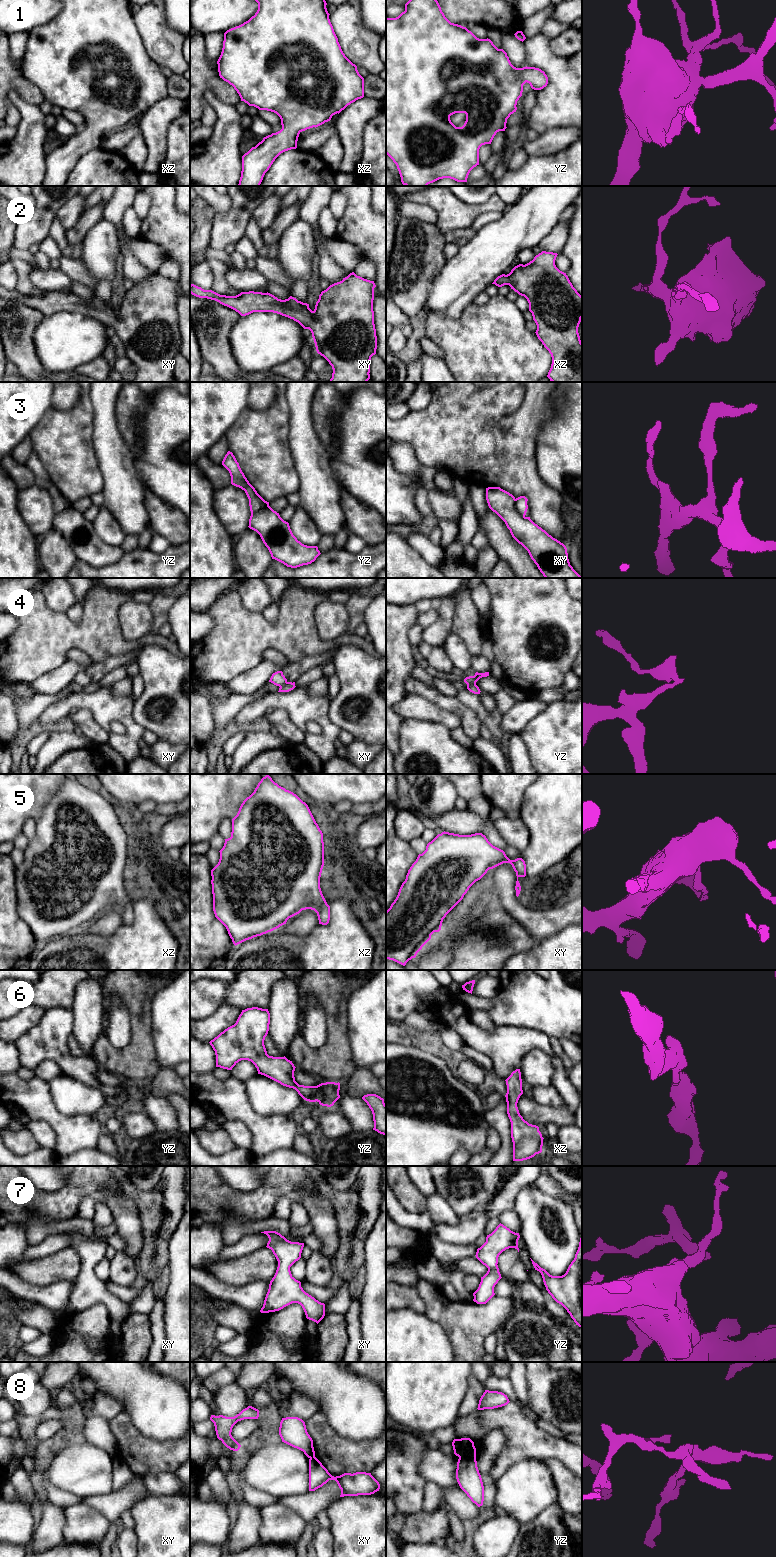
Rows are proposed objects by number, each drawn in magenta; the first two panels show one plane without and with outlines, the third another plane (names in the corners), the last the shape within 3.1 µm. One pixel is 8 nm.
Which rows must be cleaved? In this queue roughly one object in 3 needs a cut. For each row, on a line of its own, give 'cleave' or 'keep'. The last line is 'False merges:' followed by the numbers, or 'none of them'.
1: keep
2: keep
3: cleave
4: cleave
5: keep
6: keep
7: keep
8: cleave
False merges: 3, 4, 8

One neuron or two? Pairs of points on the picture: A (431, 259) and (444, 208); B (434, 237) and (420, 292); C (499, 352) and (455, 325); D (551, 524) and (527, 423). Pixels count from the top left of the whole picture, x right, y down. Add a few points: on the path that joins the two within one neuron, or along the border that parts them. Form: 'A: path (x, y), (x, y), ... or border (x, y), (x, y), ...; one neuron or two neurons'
A: border (435, 224), (444, 234); two neurons
B: path (420, 251), (420, 278); one neuron
C: path (488, 350), (474, 344), (466, 336); one neuron
D: path (543, 499), (525, 479), (525, 448); one neuron

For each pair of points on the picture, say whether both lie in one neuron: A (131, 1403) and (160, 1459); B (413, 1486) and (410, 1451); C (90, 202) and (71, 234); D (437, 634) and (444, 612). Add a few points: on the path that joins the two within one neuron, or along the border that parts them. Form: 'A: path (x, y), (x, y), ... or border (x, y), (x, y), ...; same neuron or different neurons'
A: border (131, 1422), (148, 1437), (156, 1440), (172, 1440); different neurons
B: path (410, 1477), (410, 1460); same neuron
C: path (88, 210), (76, 222), (76, 226); same neuron
D: path (440, 629), (443, 625), (444, 617); same neuron

